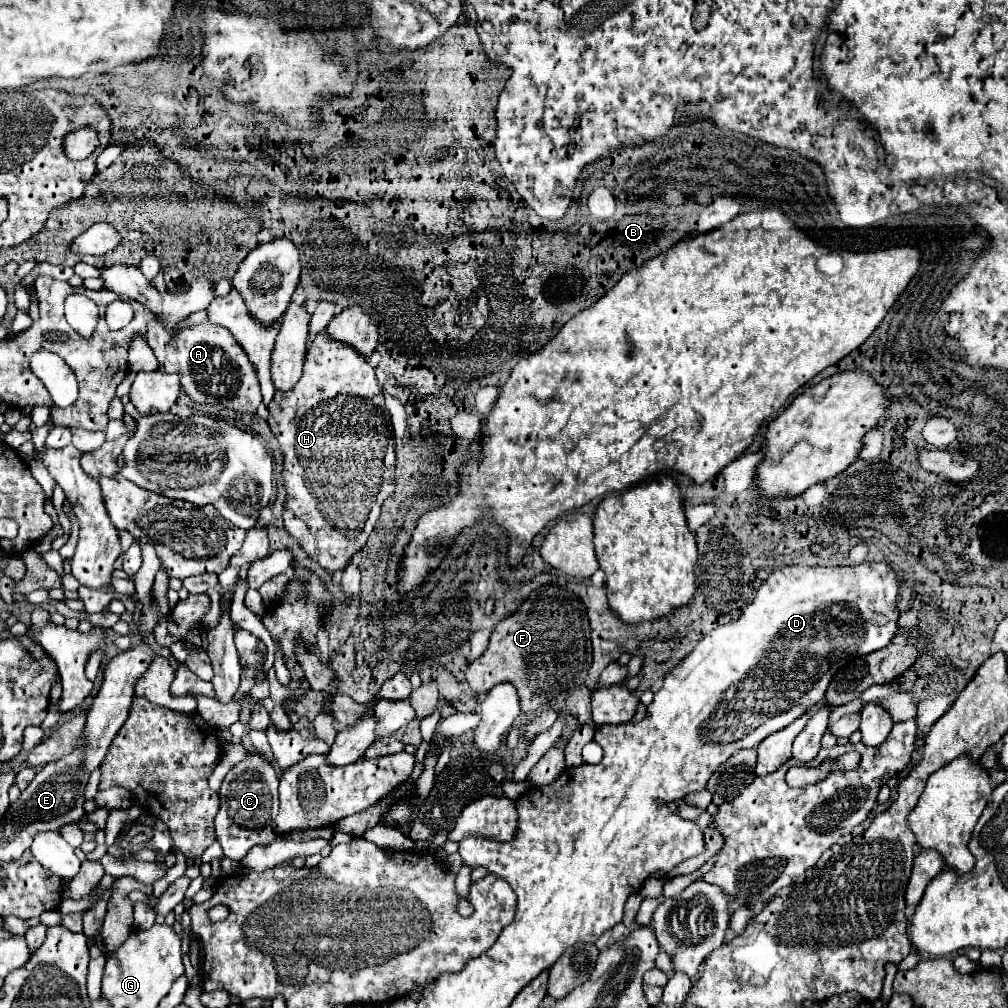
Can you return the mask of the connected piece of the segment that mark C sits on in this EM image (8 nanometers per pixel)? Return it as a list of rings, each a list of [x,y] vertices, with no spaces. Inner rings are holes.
[[[249,751],[243,761],[239,761],[229,769],[219,789],[221,809],[215,815],[215,833],[217,833],[217,841],[223,847],[225,857],[233,861],[241,861],[251,847],[273,843],[277,839],[277,835],[271,829],[273,817],[277,817],[279,811],[277,787],[279,787],[277,769],[259,751]]]

